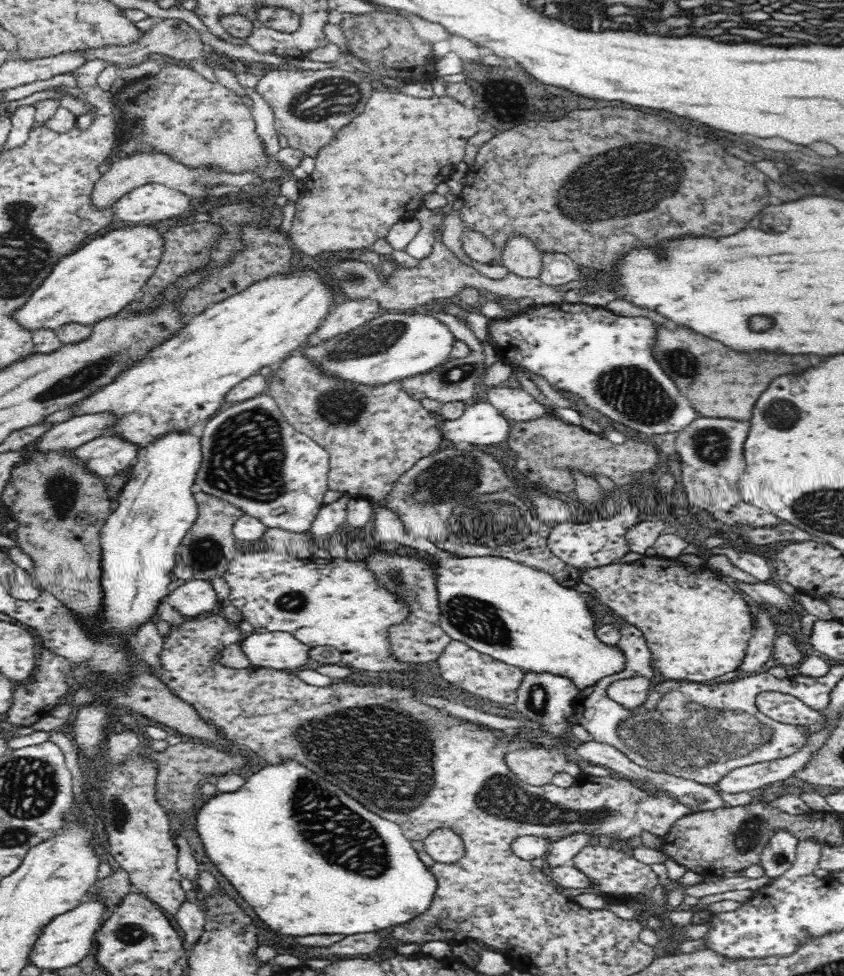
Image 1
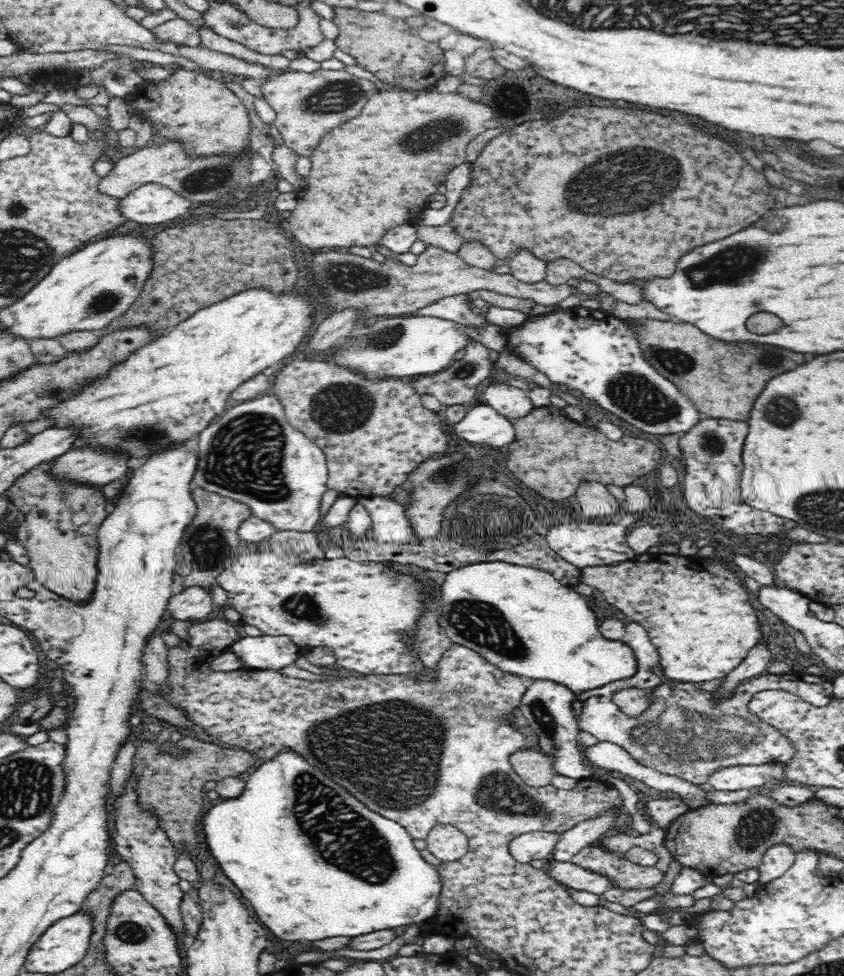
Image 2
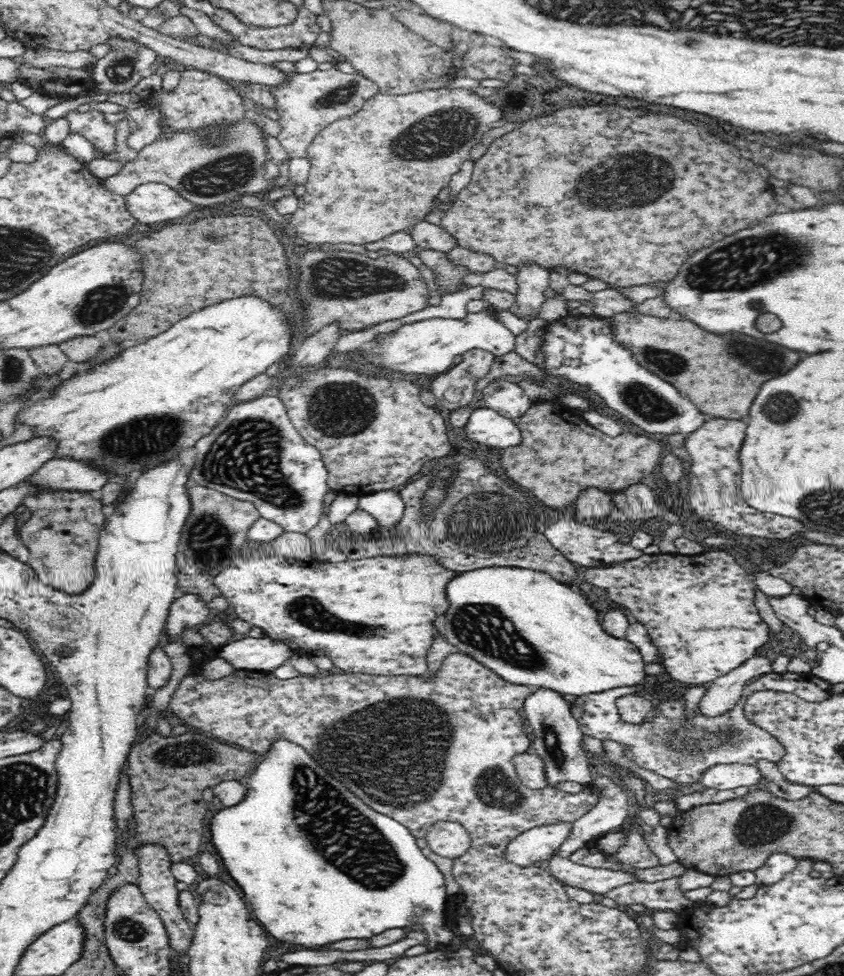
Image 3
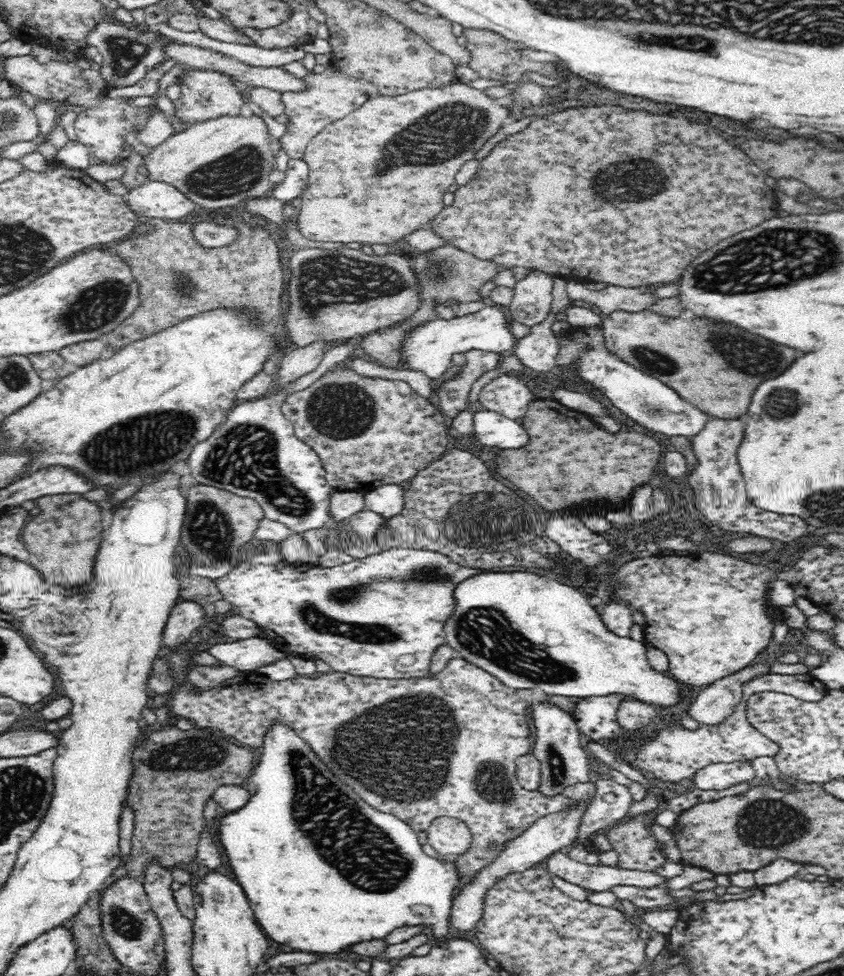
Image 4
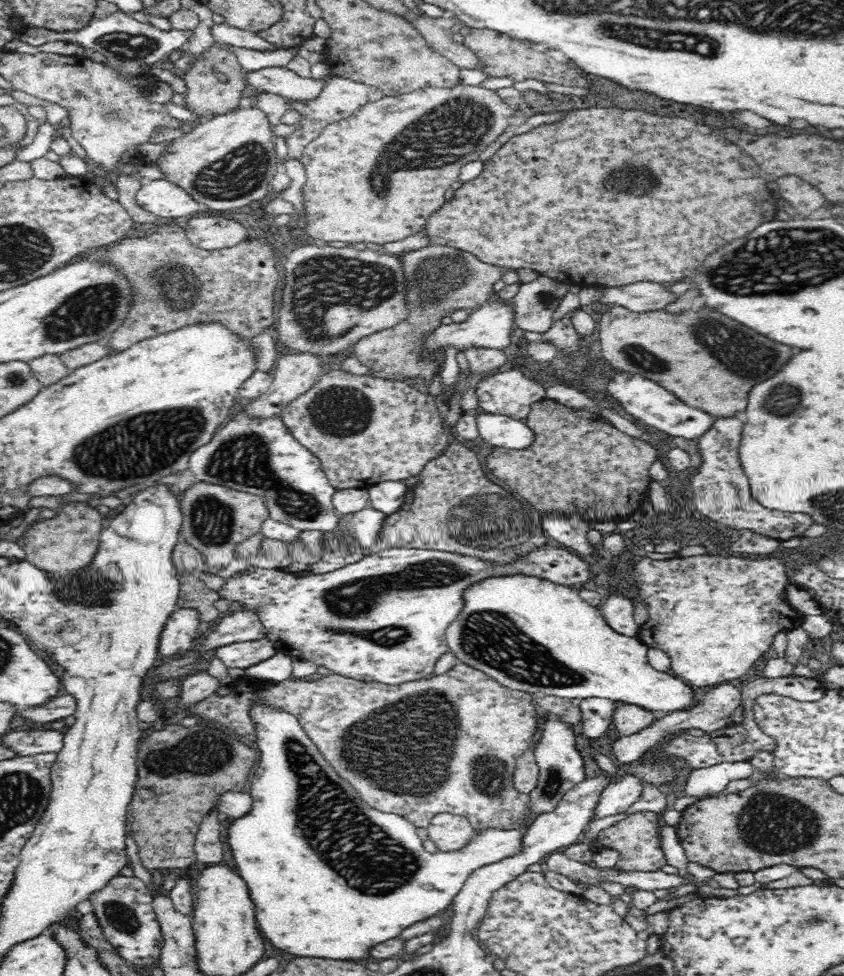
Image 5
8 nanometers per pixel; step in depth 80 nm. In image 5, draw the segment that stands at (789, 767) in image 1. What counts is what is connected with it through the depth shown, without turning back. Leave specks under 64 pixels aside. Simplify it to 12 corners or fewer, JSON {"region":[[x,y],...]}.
{"region":[[751,761],[692,771],[690,798],[720,795],[734,779],[757,775]]}

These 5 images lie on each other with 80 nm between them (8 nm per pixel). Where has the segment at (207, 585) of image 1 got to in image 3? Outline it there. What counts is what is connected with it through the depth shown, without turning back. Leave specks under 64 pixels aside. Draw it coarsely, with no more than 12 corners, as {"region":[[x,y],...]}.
{"region":[[179,594],[167,616],[166,634],[177,640],[199,628],[210,608],[193,594]]}

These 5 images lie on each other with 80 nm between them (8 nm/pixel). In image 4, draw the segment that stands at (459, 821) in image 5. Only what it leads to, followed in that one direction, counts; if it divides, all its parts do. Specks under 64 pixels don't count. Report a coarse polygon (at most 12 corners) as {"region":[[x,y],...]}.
{"region":[[432,820],[427,842],[440,855],[457,856],[474,842],[467,822]]}

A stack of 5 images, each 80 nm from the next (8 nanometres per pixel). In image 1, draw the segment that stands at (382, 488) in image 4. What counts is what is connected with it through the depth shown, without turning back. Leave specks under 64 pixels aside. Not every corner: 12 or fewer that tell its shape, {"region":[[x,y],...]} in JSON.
{"region":[[371,502],[375,542],[436,557],[439,625],[580,691],[628,668],[580,592],[453,558]]}

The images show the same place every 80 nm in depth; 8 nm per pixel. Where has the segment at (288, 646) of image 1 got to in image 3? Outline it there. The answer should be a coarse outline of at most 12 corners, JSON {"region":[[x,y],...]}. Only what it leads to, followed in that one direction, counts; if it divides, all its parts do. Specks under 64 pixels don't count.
{"region":[[236,637],[215,656],[235,670],[271,671],[293,653],[270,637]]}

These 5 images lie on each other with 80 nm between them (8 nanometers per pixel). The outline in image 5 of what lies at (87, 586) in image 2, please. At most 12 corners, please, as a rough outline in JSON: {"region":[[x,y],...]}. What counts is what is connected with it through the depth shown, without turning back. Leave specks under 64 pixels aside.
{"region":[[63,503],[19,542],[58,581],[91,563],[103,531],[96,508]]}

